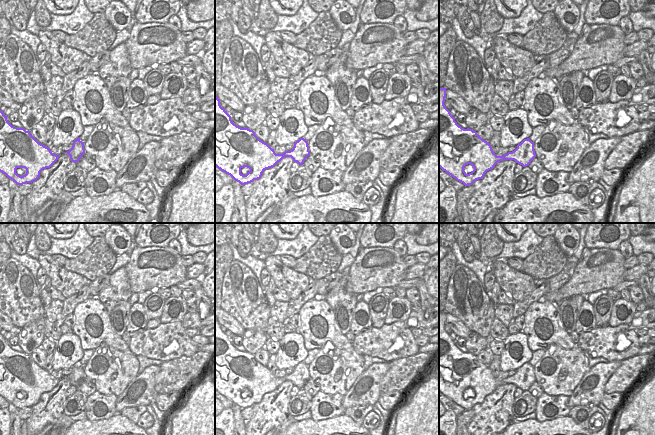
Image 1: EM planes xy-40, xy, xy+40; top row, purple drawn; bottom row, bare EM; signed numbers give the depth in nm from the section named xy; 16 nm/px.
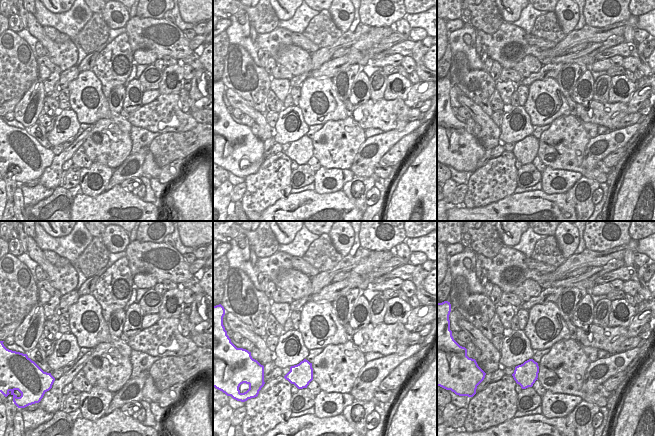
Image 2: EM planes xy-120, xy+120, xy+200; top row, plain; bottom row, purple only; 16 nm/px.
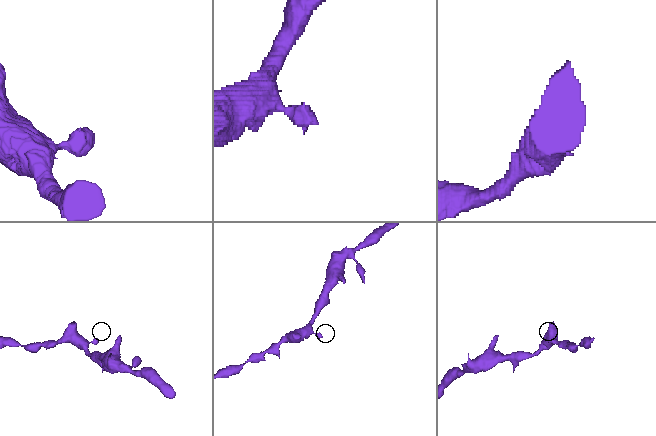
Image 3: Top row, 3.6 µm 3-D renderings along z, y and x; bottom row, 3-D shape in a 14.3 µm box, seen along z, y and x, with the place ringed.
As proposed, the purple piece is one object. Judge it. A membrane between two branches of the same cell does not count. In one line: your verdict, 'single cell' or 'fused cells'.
single cell

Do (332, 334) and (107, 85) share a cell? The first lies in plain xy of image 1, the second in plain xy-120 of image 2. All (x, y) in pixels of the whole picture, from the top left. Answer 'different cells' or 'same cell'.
different cells

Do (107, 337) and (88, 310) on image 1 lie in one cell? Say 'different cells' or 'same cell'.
same cell

